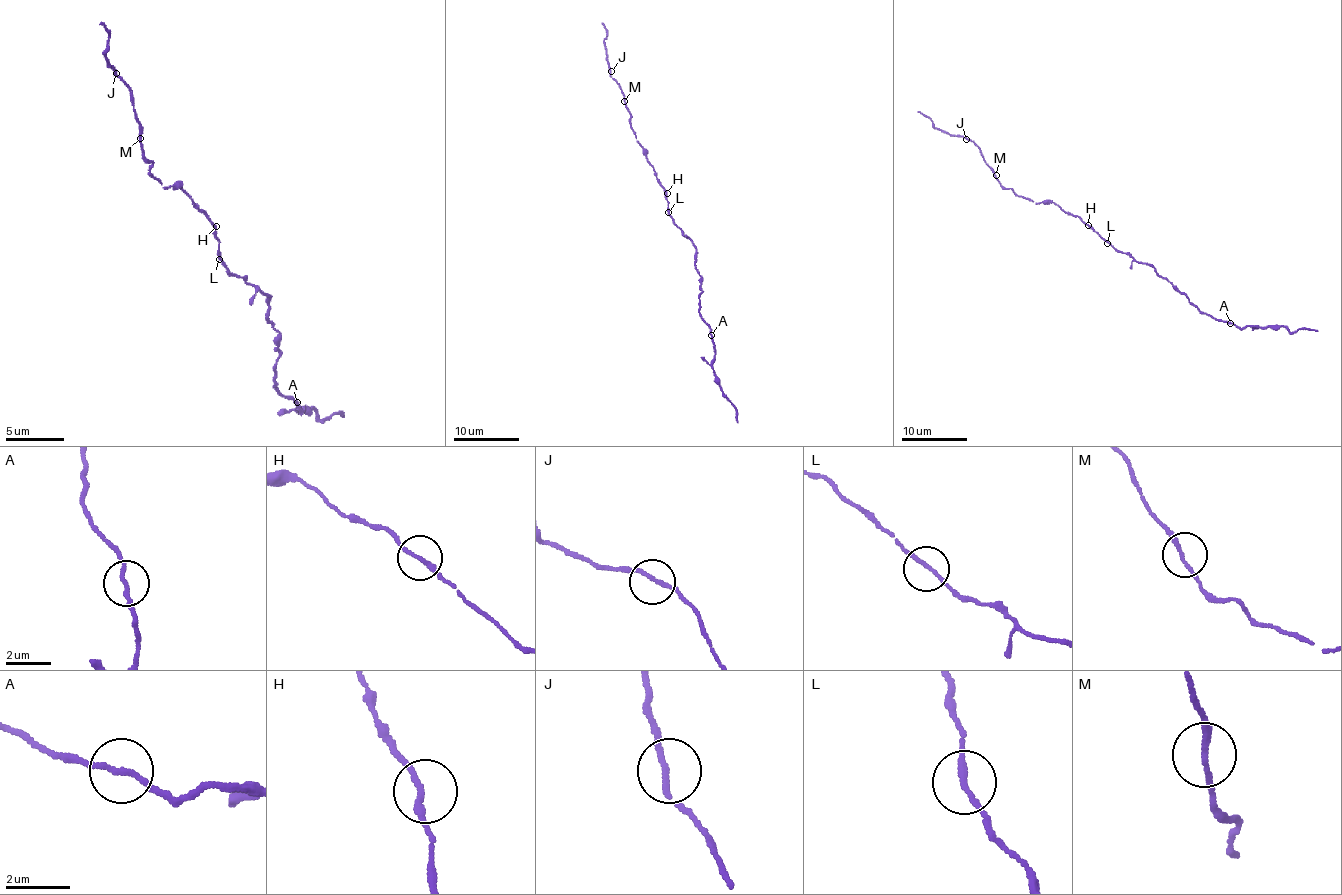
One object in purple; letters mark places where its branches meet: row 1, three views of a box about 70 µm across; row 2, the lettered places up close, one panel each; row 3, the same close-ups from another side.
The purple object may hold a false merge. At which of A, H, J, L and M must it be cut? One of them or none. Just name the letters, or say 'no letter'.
A

